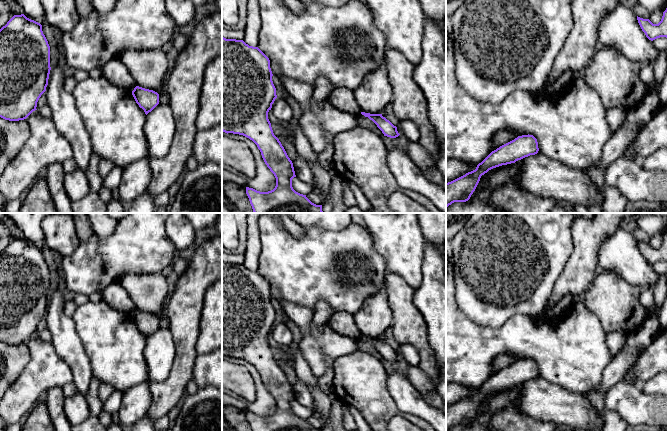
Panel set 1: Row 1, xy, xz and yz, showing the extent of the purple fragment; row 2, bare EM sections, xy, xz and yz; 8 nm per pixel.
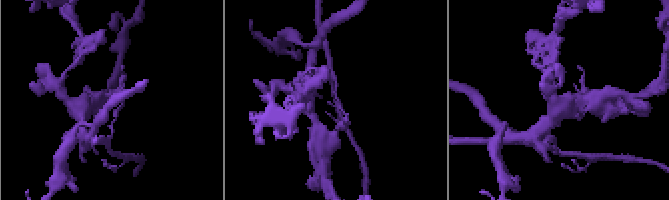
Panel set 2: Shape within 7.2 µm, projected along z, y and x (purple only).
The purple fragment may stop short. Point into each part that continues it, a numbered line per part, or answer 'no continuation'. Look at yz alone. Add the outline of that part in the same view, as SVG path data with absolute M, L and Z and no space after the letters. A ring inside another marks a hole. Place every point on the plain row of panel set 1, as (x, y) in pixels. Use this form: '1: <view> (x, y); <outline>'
no continuation

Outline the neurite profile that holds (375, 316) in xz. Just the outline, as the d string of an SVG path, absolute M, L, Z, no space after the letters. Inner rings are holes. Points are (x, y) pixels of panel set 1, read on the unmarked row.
M382 289L368 297L363 307L354 315L354 320L361 336L381 338L392 325L392 310L386 290Z

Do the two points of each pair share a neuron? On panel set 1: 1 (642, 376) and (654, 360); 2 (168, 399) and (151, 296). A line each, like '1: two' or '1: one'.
1: one
2: two

